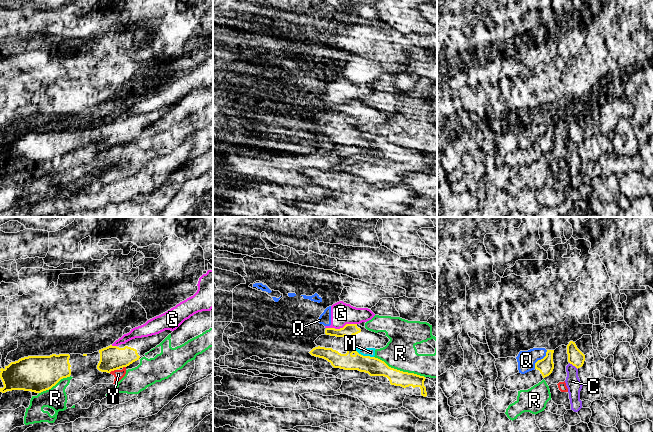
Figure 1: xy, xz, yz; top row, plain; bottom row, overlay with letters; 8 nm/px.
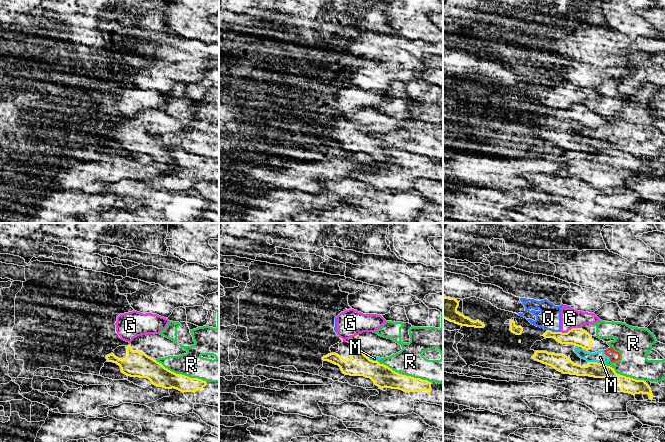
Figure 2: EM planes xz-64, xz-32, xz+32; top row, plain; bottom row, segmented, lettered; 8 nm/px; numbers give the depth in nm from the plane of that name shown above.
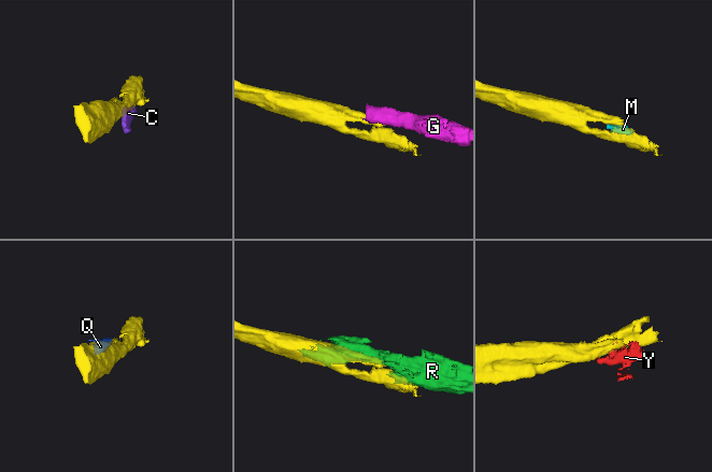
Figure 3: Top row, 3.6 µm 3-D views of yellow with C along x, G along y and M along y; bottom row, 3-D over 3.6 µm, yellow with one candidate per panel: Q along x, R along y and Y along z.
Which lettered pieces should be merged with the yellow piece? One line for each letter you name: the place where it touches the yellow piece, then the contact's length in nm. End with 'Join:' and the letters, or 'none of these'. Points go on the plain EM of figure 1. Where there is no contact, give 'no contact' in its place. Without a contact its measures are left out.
Join: none of these

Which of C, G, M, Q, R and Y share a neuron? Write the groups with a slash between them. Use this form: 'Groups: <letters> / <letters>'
Groups: C M R Y / G Q

